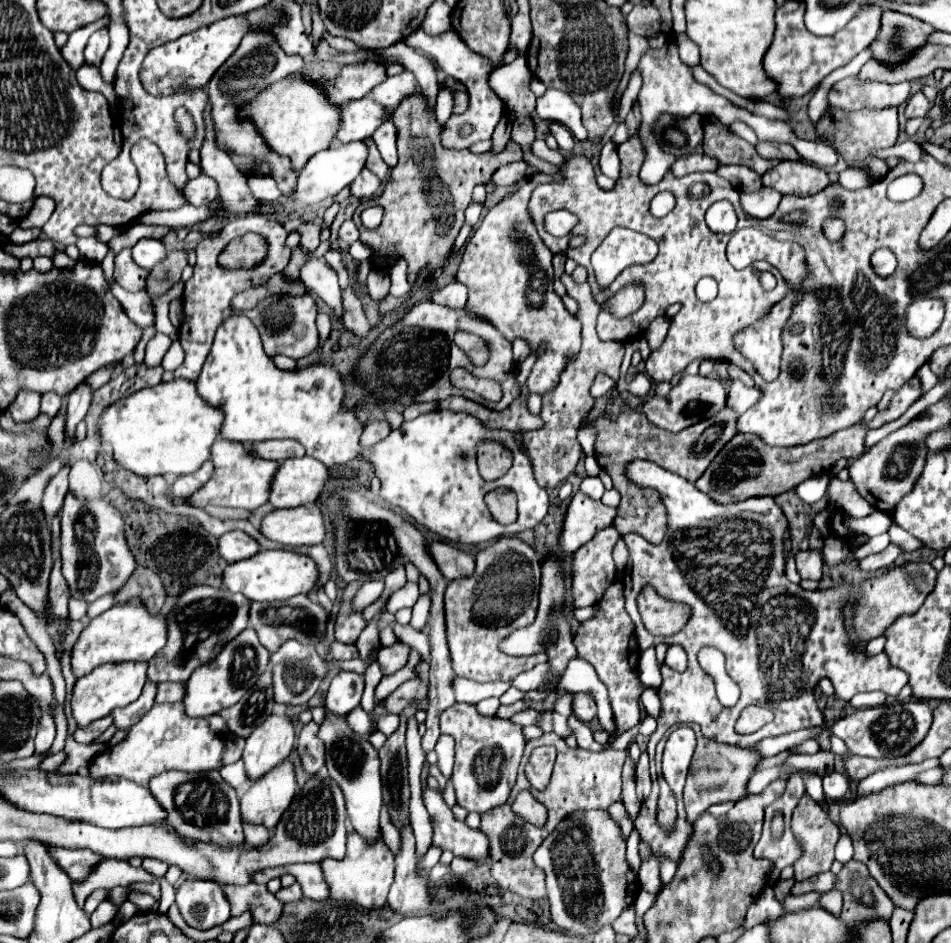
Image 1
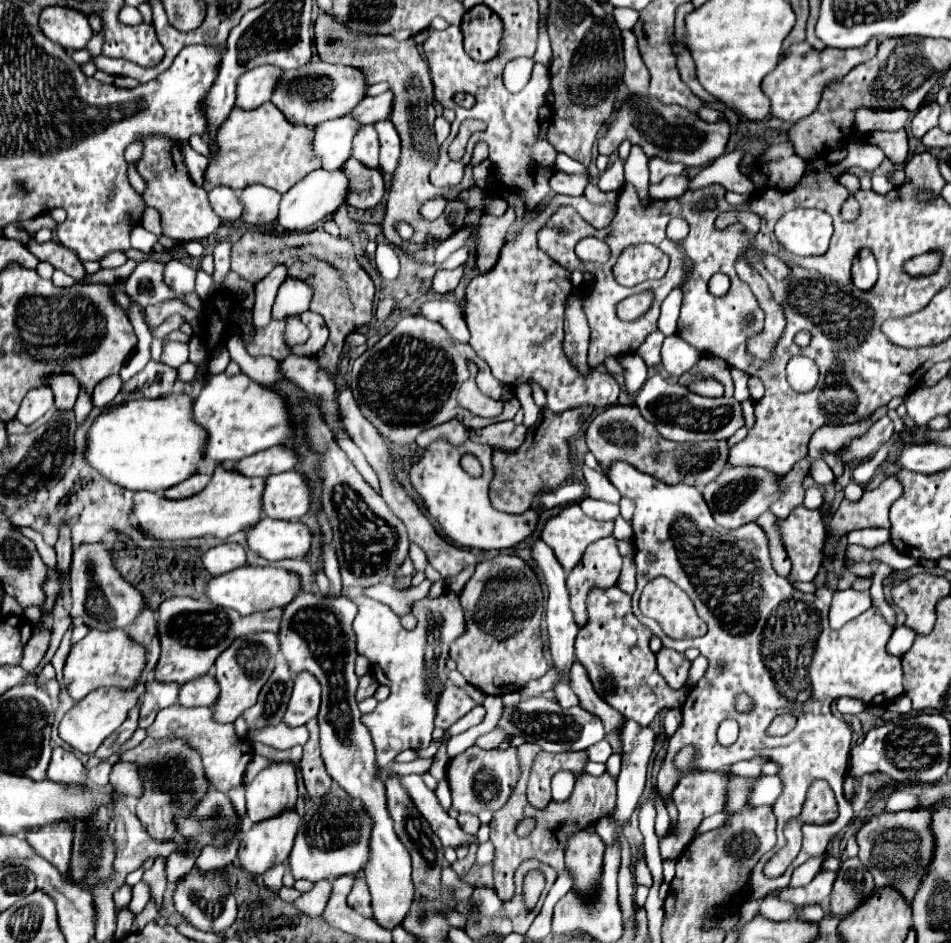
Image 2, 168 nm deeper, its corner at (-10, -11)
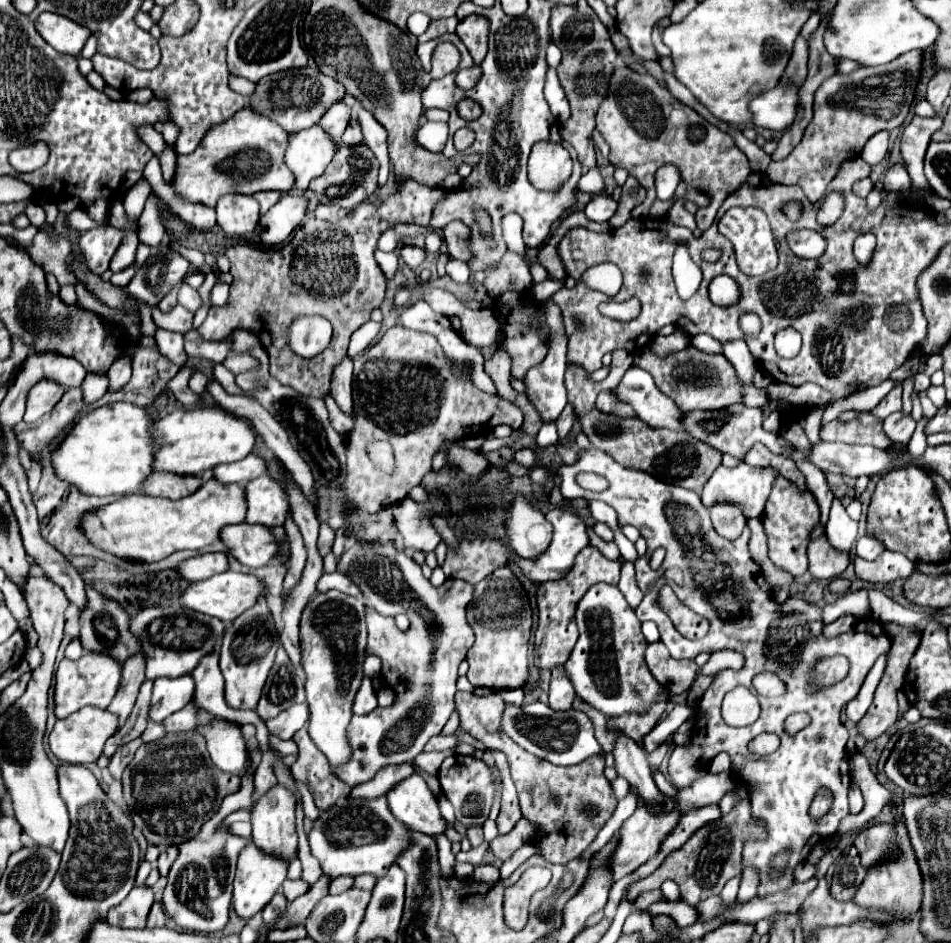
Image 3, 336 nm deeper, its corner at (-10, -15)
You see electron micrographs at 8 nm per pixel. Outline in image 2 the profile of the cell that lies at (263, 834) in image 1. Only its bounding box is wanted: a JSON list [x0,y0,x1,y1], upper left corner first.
[262,865,286,895]

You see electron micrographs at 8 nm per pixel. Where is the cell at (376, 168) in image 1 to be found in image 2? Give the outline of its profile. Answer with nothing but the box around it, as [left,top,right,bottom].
[352,125,378,169]

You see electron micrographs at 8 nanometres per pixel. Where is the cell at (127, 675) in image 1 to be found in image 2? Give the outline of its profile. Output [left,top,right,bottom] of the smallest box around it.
[58,683,146,755]

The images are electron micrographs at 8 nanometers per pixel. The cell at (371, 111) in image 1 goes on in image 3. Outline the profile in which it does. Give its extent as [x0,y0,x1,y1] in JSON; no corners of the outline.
[286,125,338,189]

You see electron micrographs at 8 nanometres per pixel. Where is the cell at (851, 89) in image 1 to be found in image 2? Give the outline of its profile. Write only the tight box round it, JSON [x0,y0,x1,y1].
[856,109,910,131]

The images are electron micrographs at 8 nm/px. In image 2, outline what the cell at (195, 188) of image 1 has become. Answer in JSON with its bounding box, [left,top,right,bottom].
[210,185,244,225]

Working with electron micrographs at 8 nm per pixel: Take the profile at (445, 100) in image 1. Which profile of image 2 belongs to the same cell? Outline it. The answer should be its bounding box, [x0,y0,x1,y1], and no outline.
[434,117,450,145]

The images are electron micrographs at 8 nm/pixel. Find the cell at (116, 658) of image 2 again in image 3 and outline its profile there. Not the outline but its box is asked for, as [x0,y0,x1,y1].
[54,653,122,719]

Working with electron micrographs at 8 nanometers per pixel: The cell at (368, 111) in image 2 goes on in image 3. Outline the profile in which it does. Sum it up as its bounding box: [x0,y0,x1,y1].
[318,103,354,139]

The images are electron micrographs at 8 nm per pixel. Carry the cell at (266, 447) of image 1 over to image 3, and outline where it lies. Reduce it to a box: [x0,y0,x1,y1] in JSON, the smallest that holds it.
[214,453,266,485]

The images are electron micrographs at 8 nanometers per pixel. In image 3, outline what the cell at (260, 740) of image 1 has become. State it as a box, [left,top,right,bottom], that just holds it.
[250,783,298,859]

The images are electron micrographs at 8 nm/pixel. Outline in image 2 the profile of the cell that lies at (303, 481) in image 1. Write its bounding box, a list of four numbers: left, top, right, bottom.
[262,471,310,521]

